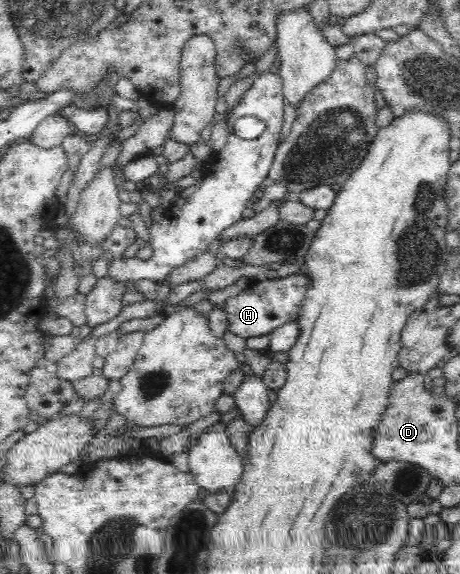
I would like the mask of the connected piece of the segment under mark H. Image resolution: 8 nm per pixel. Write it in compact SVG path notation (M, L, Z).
M303 272L277 276L277 280L269 280L264 275L257 284L249 285L238 295L227 299L223 308L228 314L228 330L243 338L269 335L277 326L296 320L307 289L308 277Z

